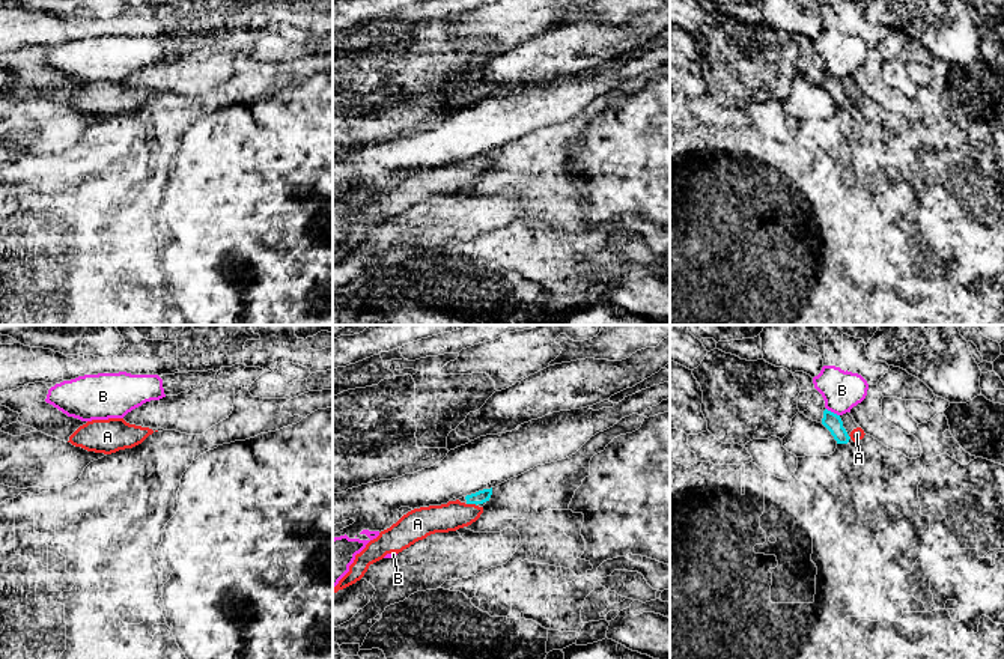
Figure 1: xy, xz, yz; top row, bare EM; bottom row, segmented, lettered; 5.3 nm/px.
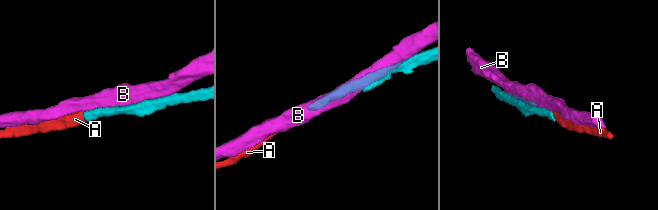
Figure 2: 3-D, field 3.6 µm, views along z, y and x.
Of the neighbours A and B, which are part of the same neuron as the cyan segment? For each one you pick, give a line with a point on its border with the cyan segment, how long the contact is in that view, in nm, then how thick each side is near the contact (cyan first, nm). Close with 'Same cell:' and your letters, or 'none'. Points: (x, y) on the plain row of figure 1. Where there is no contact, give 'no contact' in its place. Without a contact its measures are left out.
A: xz (471, 166) | 60 nm | 70/150 nm
Same cell: A

